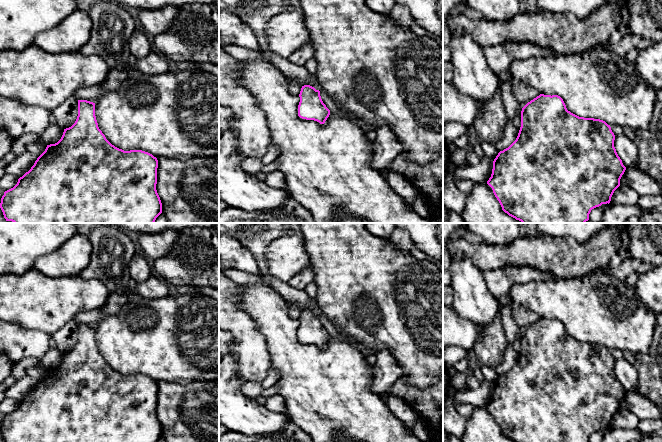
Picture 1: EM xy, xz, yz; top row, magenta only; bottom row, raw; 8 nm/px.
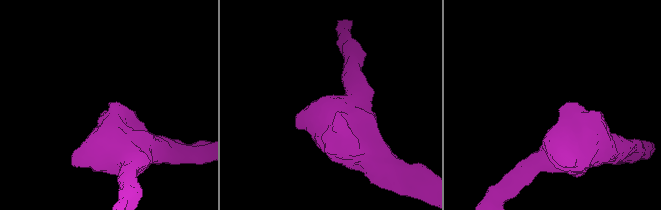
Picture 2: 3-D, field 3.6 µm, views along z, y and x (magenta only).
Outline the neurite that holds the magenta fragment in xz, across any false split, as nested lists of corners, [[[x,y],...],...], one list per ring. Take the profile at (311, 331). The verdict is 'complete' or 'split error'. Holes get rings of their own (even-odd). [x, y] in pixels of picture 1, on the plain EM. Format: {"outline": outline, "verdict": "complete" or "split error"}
{"outline": [[[310,309],[301,312],[298,340],[306,344],[314,344],[324,348],[330,339],[330,334],[323,327],[320,315]]], "verdict": "complete"}

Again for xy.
{"outline": [[[78,324],[78,340],[75,347],[64,353],[61,363],[47,369],[31,393],[18,403],[17,408],[4,416],[0,432],[4,442],[157,442],[162,437],[162,427],[156,414],[158,384],[152,378],[142,374],[124,375],[112,369],[98,351],[95,340],[95,327]]], "verdict": "complete"}

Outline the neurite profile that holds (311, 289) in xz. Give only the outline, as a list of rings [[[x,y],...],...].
[[[313,281],[310,284],[308,284],[304,290],[311,298],[316,298],[318,287],[316,283]]]

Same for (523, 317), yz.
[[[513,305],[511,316],[516,325],[524,331],[528,326],[539,320],[541,317],[532,310],[521,305]]]

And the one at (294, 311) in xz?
[[[287,302],[288,314],[292,319],[299,319],[302,310],[294,303]]]

